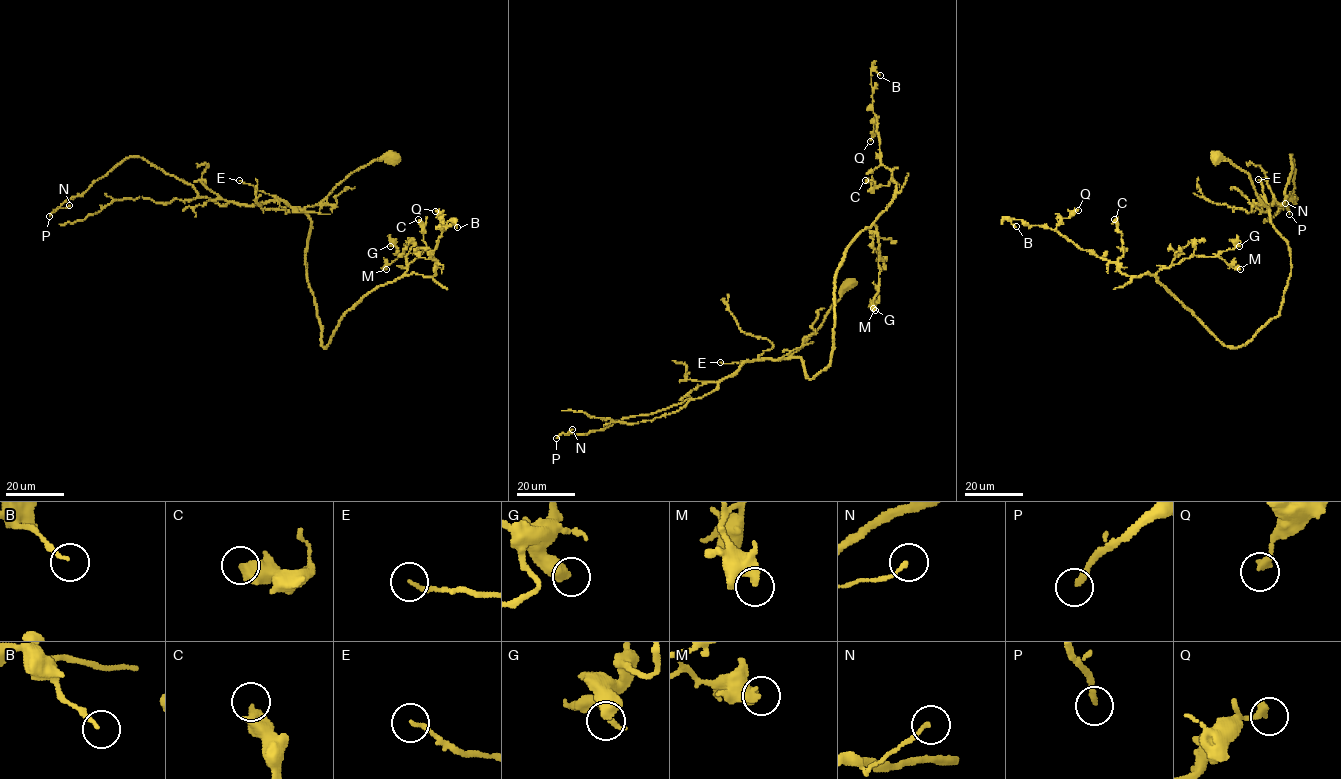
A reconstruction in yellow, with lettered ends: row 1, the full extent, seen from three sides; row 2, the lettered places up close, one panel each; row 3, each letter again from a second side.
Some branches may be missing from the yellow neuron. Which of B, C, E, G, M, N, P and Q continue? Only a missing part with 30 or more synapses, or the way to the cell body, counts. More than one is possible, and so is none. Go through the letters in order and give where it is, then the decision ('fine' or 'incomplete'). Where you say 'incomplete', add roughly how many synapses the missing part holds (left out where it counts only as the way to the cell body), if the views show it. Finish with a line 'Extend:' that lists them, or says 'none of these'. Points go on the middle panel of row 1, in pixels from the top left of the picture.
B: (880, 75) | fine
C: (865, 180) | fine
E: (720, 362) | fine
G: (873, 308) | fine
M: (875, 310) | fine
N: (572, 429) | fine
P: (556, 438) | fine
Q: (870, 141) | fine
Extend: none of these

